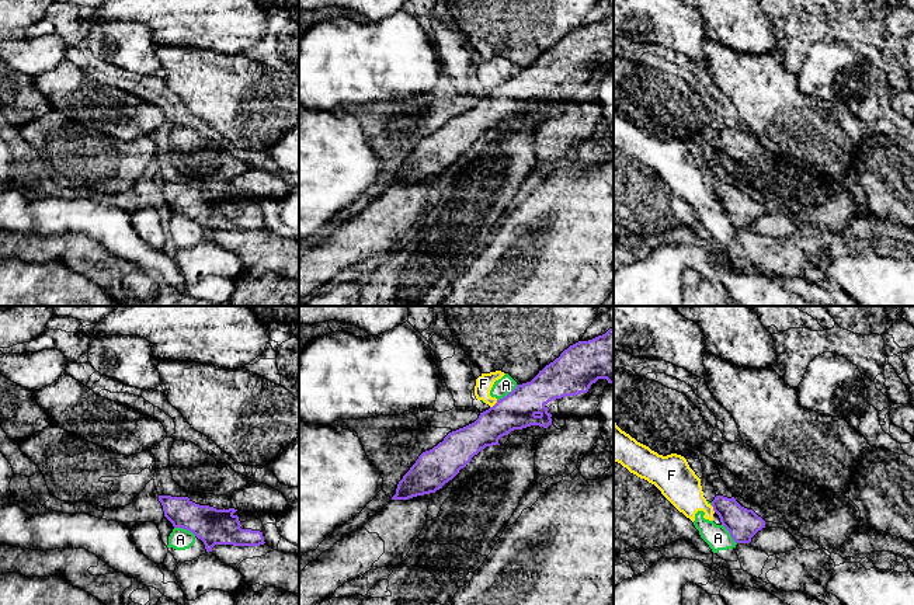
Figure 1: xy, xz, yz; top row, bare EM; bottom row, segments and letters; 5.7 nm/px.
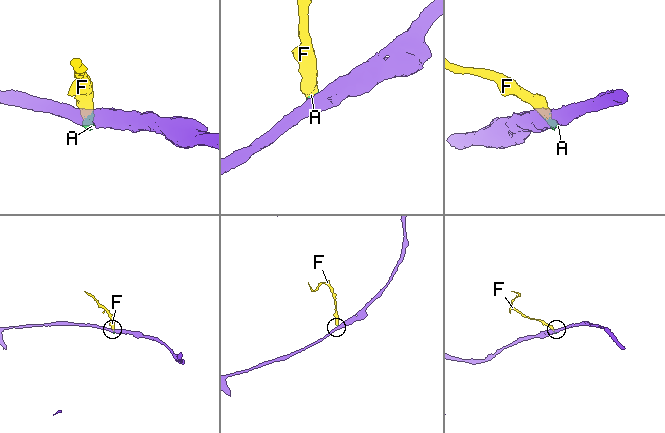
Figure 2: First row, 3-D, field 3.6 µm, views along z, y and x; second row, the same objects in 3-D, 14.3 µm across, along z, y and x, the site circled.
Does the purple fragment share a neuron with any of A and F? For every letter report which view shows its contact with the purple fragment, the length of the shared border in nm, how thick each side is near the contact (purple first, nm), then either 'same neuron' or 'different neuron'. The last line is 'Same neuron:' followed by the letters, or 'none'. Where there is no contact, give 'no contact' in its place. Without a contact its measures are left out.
A: meets purple in xy; contact 140 nm long; 200 nm thick on the purple side, 130 nm on the other; different neuron
F: meets purple in xz; contact 60 nm long; 220 nm thick on the purple side, 100 nm on the other; different neuron
Same neuron: none

